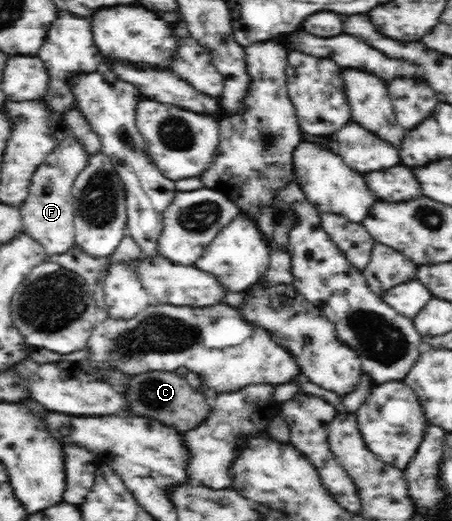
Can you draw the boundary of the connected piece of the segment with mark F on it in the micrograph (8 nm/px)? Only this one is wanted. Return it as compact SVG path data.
M63 137L58 147L46 157L46 163L40 165L30 180L30 192L20 208L24 231L39 242L48 254L62 255L75 246L74 238L74 202L72 188L76 176L83 171L91 155L85 147L73 137Z

